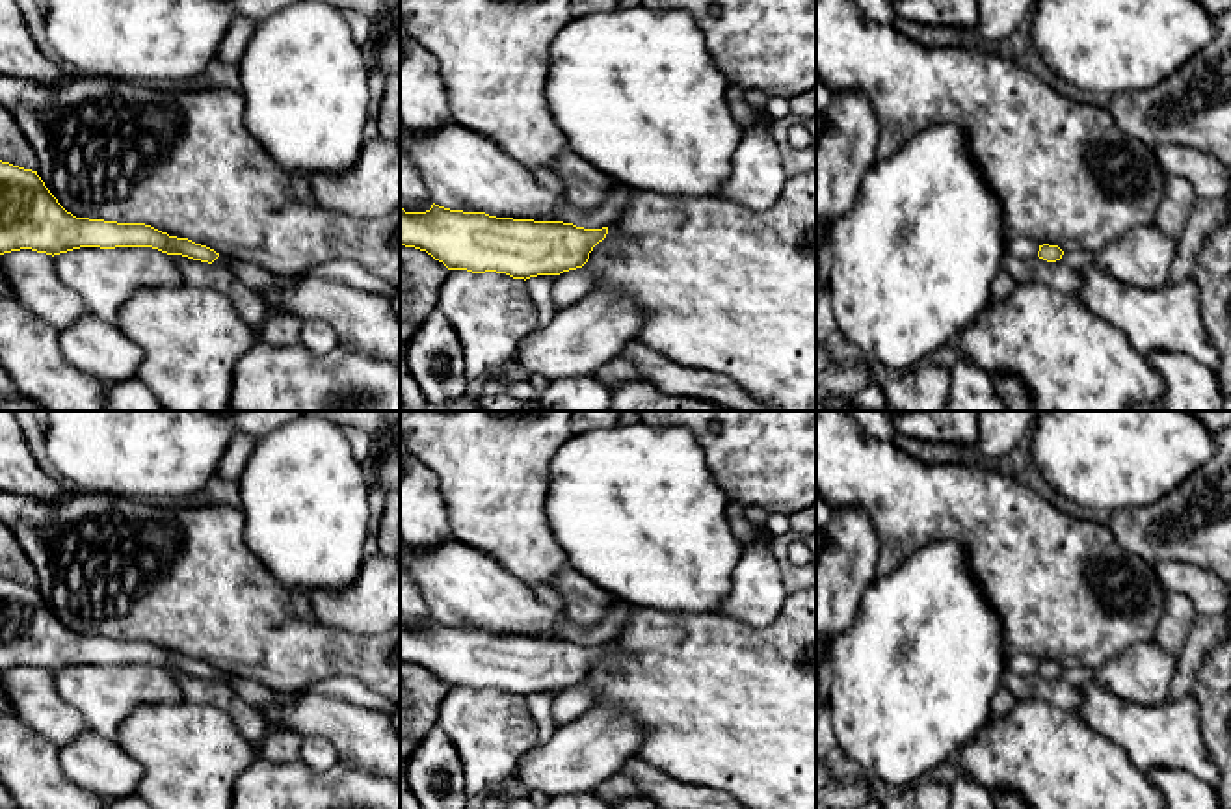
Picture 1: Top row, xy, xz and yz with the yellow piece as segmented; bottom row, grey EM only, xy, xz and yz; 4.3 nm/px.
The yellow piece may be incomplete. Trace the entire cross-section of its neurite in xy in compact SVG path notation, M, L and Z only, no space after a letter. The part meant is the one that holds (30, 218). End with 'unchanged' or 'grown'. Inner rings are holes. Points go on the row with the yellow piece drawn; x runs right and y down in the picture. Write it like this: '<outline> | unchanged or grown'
M0 160L0 255L32 249L54 257L80 247L152 247L216 266L231 268L234 262L145 223L76 218L58 203L37 171Z | grown

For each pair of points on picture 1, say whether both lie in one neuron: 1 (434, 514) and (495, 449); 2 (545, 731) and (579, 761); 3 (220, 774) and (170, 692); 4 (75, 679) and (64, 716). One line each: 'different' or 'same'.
1: different
2: different
3: different
4: different

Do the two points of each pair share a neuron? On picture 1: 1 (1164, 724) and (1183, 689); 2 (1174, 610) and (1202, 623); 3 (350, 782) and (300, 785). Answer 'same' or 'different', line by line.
1: different
2: different
3: same

